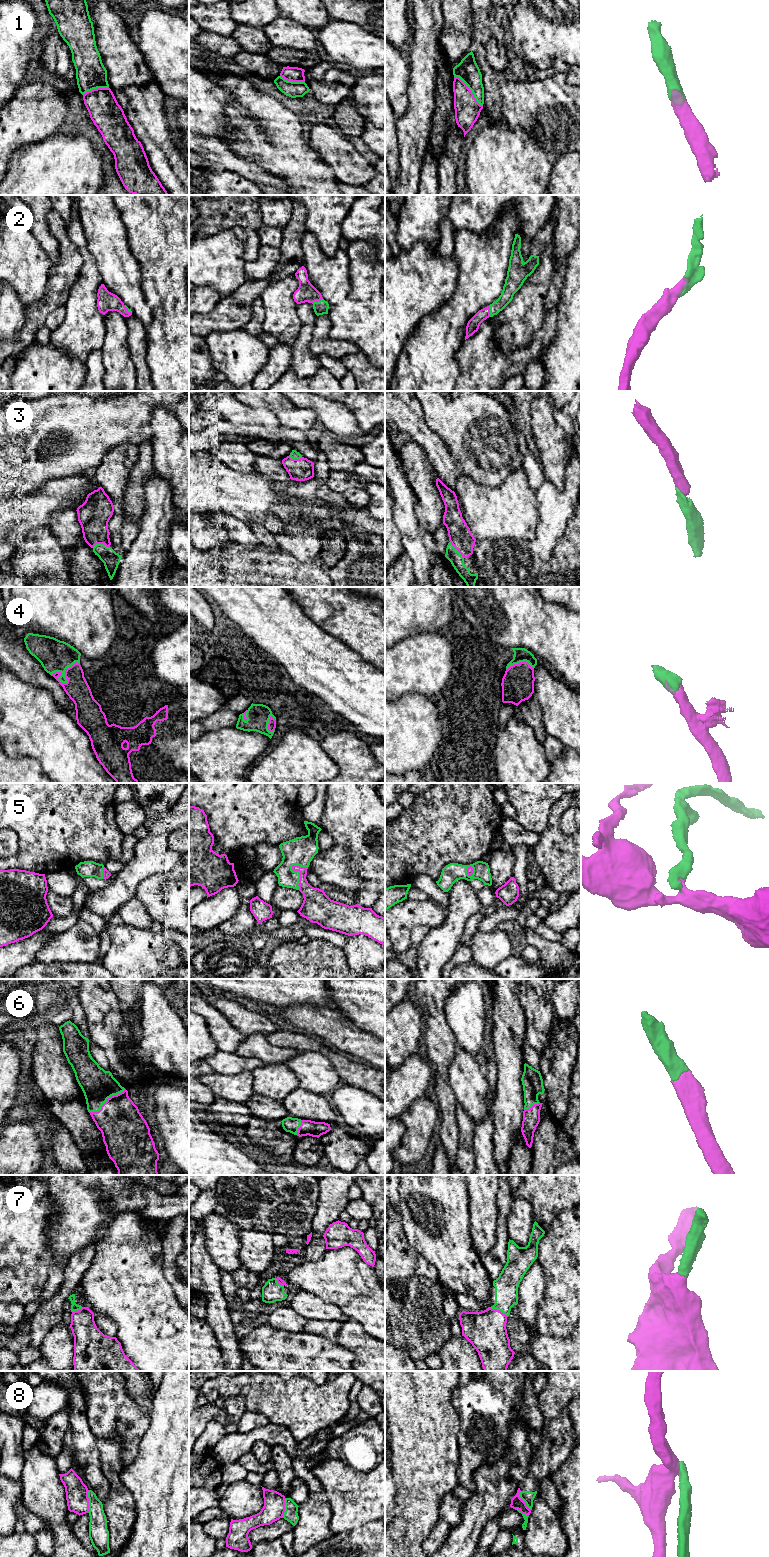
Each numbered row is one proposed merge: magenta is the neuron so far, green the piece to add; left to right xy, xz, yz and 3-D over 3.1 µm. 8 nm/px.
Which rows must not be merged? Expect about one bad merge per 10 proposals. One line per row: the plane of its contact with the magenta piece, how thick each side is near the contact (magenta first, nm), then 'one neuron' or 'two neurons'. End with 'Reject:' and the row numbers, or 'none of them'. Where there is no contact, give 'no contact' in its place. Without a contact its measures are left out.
1: contact in yz; calibres 200 and 180 nm; one neuron
2: contact in yz; calibres 100 and 110 nm; one neuron
3: contact in yz; calibres 190 and 110 nm; one neuron
4: contact in xy; calibres 190 and 260 nm; one neuron
5: contact in xz; calibres 200 and 220 nm; one neuron
6: contact in xy; calibres 360 and 260 nm; one neuron
7: contact in yz; calibres 320 and 190 nm; one neuron
8: contact in xy; calibres 180 and 150 nm; two neurons
Reject: 8

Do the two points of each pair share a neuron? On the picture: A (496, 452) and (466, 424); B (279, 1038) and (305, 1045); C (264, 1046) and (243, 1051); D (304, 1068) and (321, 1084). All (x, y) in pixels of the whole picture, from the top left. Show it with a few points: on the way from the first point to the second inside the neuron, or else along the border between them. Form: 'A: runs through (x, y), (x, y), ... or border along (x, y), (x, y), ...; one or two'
A: runs through (489, 445), (473, 429); one
B: runs through (285, 1039), (299, 1042); one
C: runs through (259, 1046), (248, 1048); one
D: runs through (308, 1071), (317, 1080); one

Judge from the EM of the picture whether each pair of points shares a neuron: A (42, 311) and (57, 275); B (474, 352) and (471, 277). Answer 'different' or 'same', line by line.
A: same
B: different

